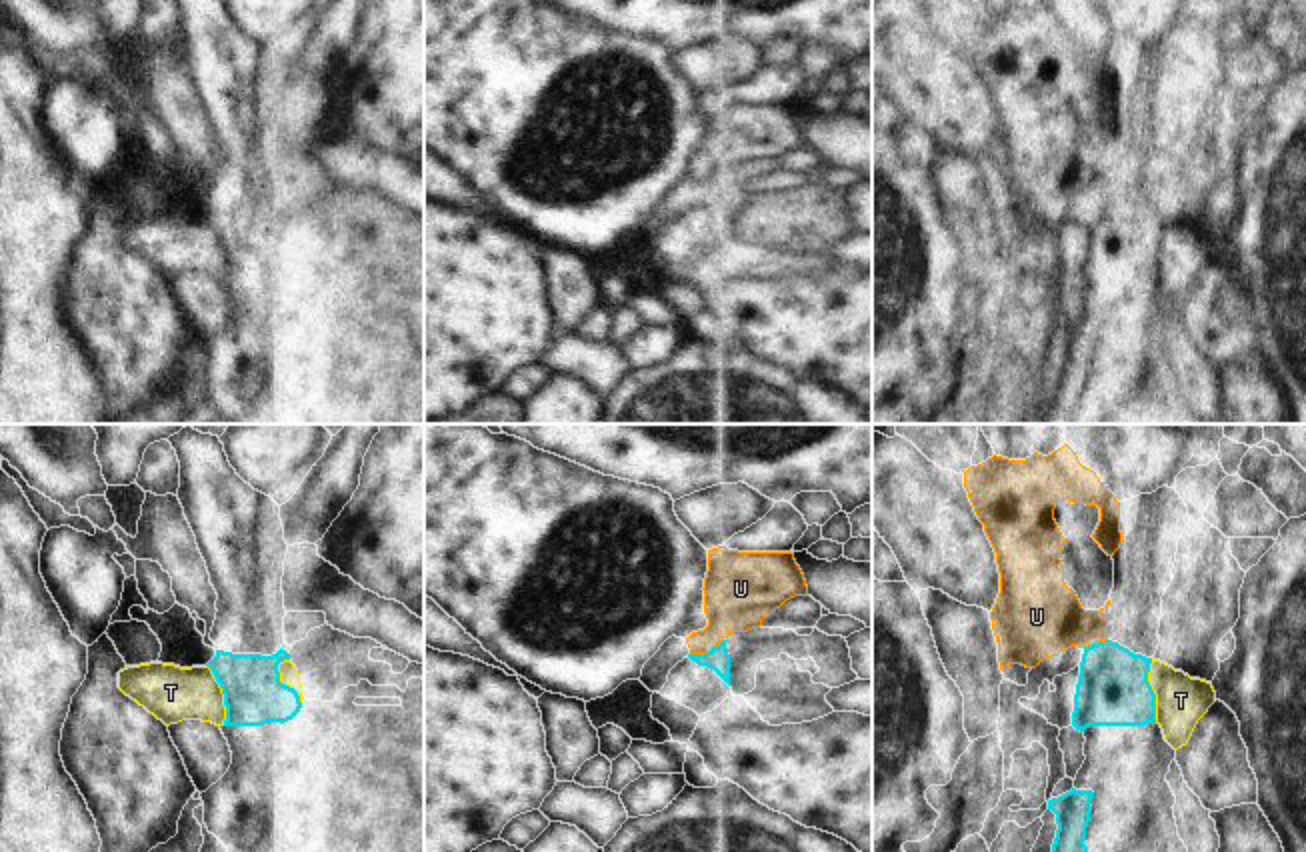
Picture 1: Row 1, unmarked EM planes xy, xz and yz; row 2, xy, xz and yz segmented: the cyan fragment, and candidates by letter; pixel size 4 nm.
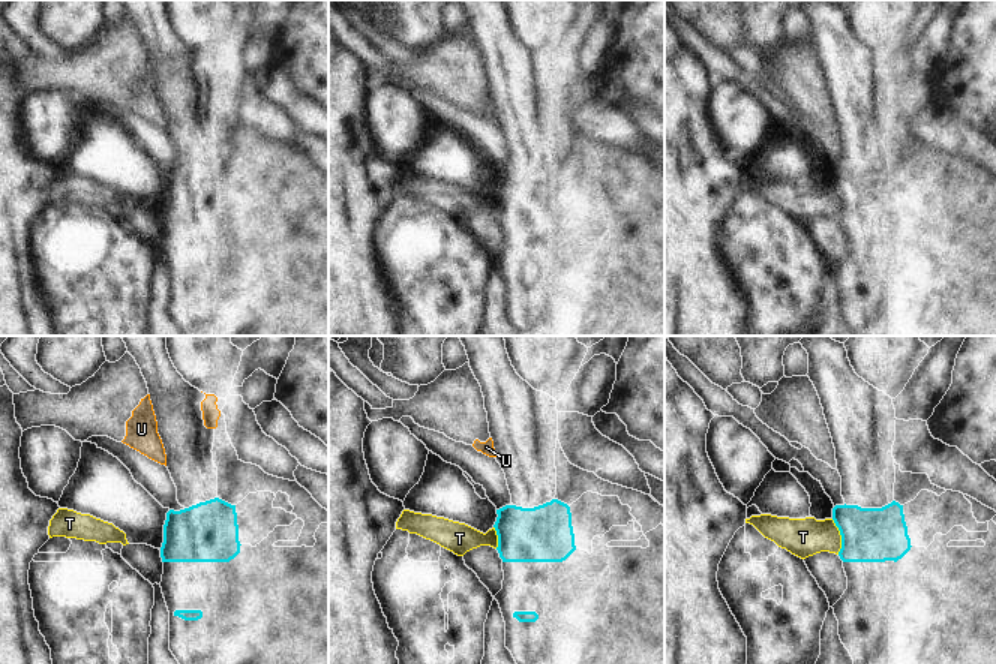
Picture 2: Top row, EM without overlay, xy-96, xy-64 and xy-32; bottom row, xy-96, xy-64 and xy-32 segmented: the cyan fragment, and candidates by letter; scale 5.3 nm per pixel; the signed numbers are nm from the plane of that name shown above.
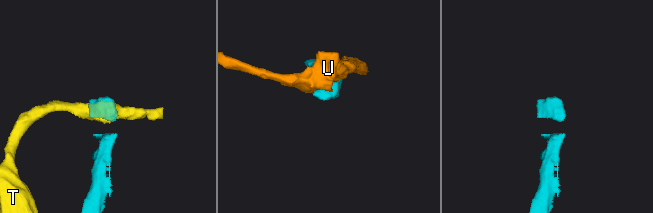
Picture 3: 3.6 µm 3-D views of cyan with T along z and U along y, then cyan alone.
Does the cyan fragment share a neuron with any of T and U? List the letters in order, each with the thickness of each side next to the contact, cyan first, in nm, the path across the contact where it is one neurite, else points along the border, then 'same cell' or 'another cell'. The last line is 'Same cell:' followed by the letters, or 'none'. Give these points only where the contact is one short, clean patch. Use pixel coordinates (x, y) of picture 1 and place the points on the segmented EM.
T: 300/200 nm | along yz (1150, 658), (1148, 684), (1154, 694), (1156, 720) | another cell
U: 90/280 nm | along xz (722, 638), (704, 652), (690, 652) | another cell
Same cell: none

